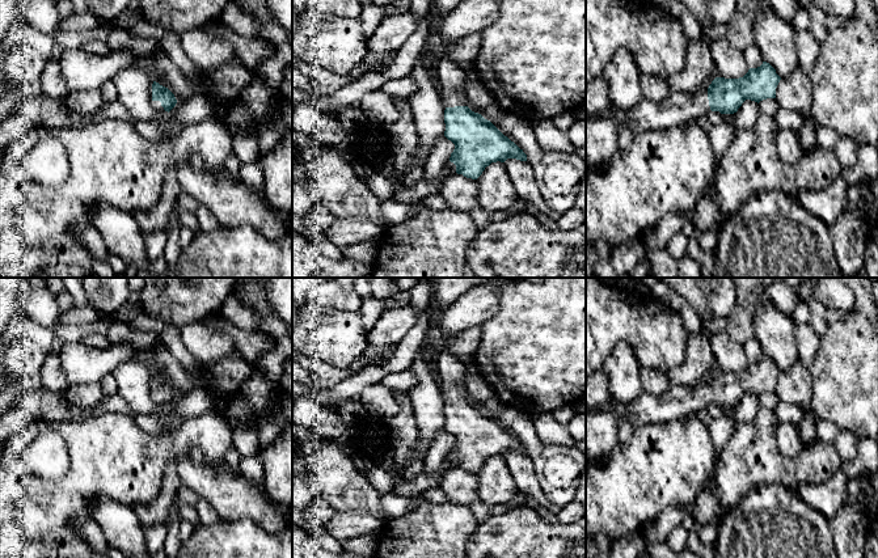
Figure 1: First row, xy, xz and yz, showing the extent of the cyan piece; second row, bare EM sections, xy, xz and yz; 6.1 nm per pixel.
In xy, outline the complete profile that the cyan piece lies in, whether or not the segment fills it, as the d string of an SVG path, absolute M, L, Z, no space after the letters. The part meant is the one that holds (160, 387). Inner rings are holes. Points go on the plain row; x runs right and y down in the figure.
M153 375L152 377L152 400L157 405L170 405L177 397L174 388L165 380Z

